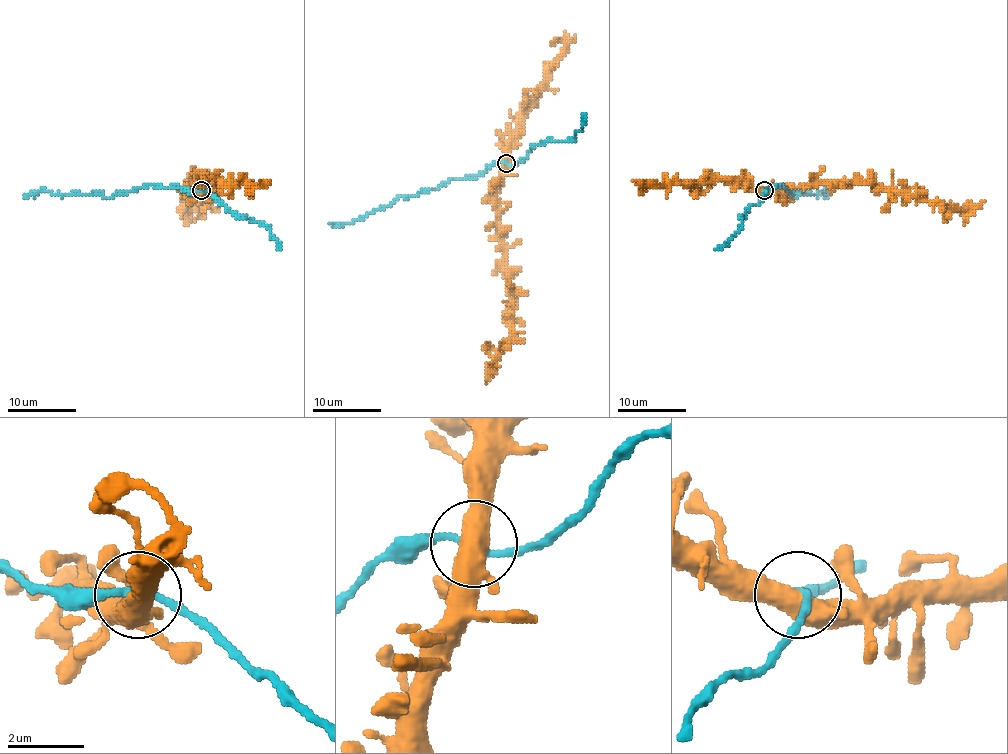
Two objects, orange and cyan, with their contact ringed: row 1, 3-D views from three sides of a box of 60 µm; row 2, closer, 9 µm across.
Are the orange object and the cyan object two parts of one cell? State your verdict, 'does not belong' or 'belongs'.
belongs

